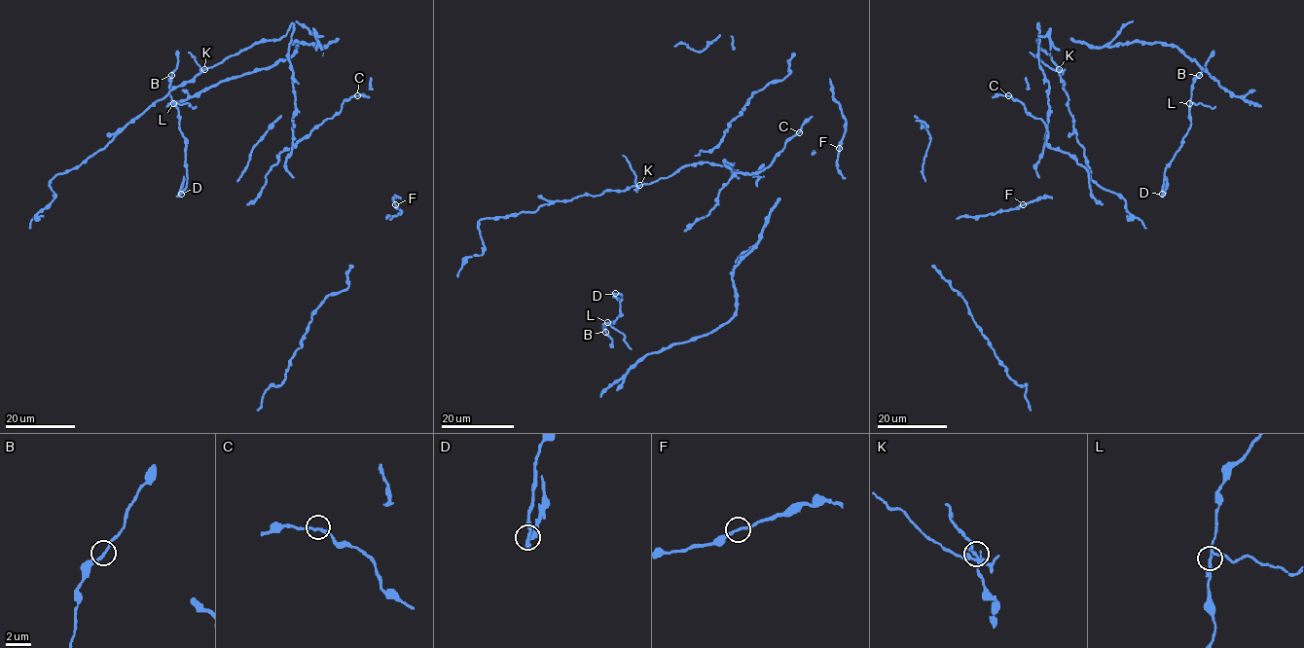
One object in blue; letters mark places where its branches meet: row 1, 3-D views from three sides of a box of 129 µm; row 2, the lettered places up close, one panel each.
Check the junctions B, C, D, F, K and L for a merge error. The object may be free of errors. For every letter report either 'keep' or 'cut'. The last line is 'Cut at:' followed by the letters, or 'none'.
B: keep
C: keep
D: cut
F: keep
K: keep
L: keep
Cut at: D

